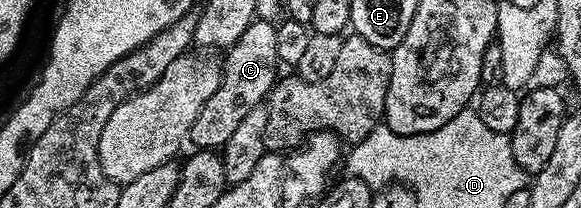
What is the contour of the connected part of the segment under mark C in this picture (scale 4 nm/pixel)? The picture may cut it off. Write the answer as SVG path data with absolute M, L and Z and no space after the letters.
M254 20L247 28L247 32L243 32L243 36L239 36L239 40L235 40L235 44L229 47L223 58L219 88L215 88L215 92L211 92L211 100L207 100L207 104L203 104L203 108L199 108L199 116L195 116L195 124L191 124L189 129L188 141L194 142L192 145L196 149L217 150L224 148L227 140L231 140L231 135L235 133L236 126L246 118L247 112L251 112L251 108L262 105L268 99L269 93L273 91L273 87L279 81L276 32L277 26L272 21Z

